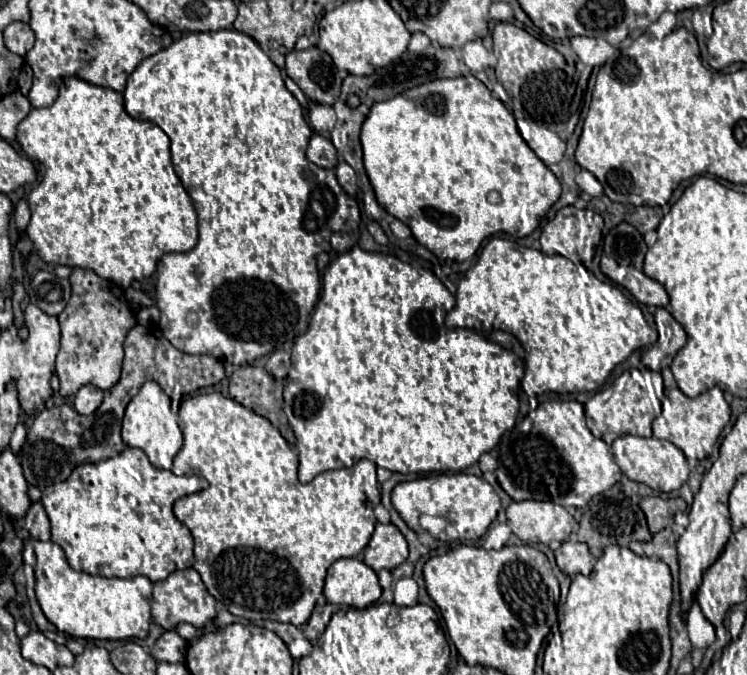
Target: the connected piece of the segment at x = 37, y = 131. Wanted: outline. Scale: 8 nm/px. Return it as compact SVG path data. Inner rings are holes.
M67 77L59 89L59 97L53 105L43 107L43 109L33 109L17 129L17 141L21 143L21 149L27 153L29 159L39 161L45 169L45 175L41 183L29 193L27 203L31 209L31 223L27 227L27 235L37 251L37 255L47 261L47 263L57 263L57 265L67 265L67 267L87 267L95 271L99 277L109 279L121 287L129 287L133 281L141 281L145 277L151 277L157 269L159 259L163 253L173 253L173 251L191 251L199 239L197 235L197 213L193 207L191 197L187 195L185 187L181 185L181 179L173 171L171 165L171 153L169 153L169 137L151 121L137 121L129 117L123 109L123 95L107 89L107 87L97 87L91 85L79 77Z

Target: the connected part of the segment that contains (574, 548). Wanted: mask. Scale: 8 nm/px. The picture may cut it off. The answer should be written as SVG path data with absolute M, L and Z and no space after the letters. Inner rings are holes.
M565 541L561 543L561 547L555 551L555 559L557 559L557 567L573 577L573 575L589 575L591 573L591 553L587 549L585 543L579 541Z

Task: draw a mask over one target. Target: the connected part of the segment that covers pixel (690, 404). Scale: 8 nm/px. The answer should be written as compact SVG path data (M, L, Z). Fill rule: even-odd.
M677 387L671 388L665 391L661 415L655 417L653 421L653 437L671 441L685 453L687 459L707 459L729 419L731 419L731 409L723 397L721 387L713 387L697 395L695 399L683 395Z

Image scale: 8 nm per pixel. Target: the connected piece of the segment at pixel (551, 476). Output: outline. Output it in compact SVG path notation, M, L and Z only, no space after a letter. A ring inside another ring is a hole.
M577 401L541 403L521 427L505 433L499 445L499 485L513 501L539 499L563 507L585 507L595 495L607 491L621 479L611 447L593 437L585 425L583 405Z

